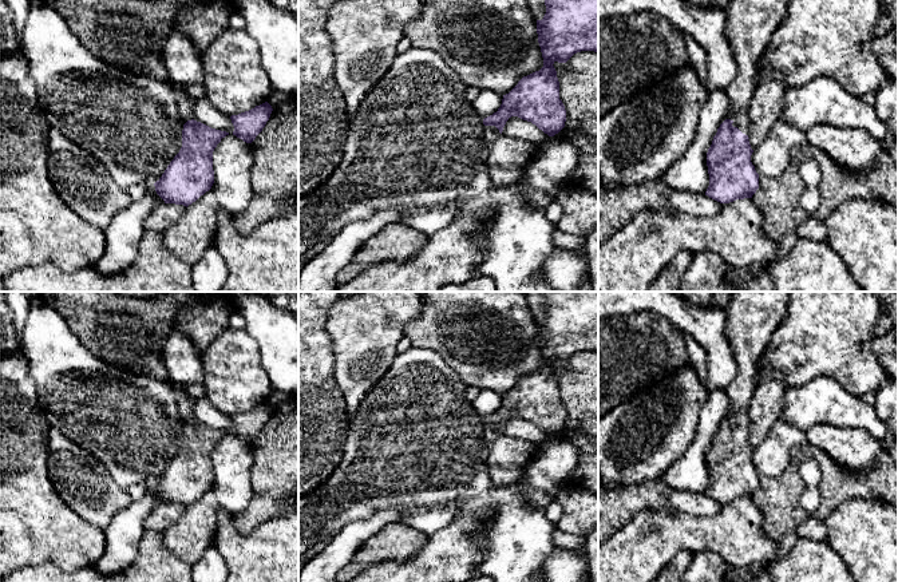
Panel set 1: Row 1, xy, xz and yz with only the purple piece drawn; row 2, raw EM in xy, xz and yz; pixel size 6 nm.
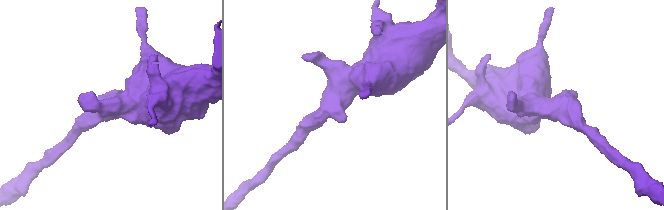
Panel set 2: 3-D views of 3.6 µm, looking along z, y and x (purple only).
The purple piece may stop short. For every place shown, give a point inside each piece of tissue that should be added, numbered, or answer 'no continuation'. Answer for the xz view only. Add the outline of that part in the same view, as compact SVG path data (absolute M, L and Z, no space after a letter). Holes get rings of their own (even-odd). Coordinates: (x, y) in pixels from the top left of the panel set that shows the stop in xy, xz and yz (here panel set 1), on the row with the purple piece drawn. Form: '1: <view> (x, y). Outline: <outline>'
1: xz (491, 133). Outline: M484 126L484 139L488 144L501 135L502 134L495 126Z

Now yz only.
1: yz (750, 24). Outline: M731 0L725 9L725 36L737 63L737 74L725 88L727 95L740 108L740 118L732 126L748 135L747 110L753 95L756 62L766 52L774 33L787 15L788 0Z

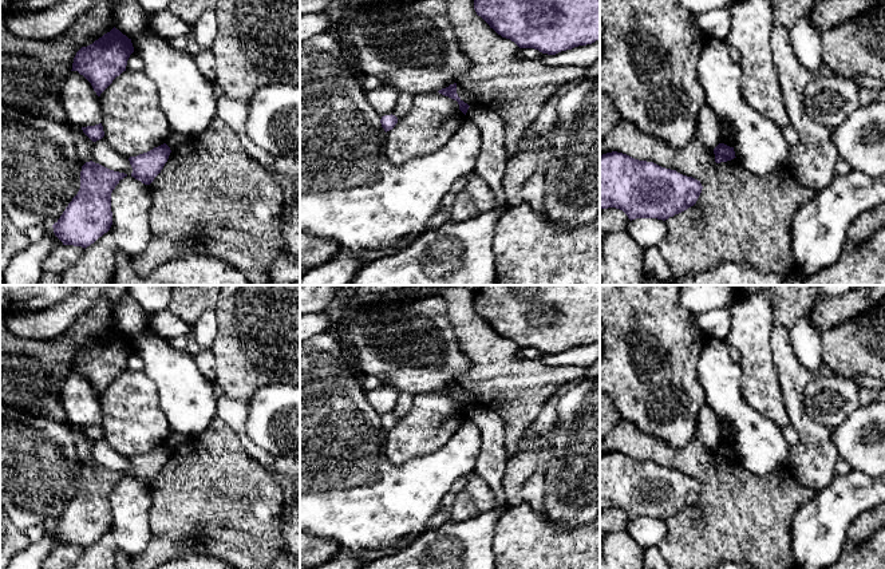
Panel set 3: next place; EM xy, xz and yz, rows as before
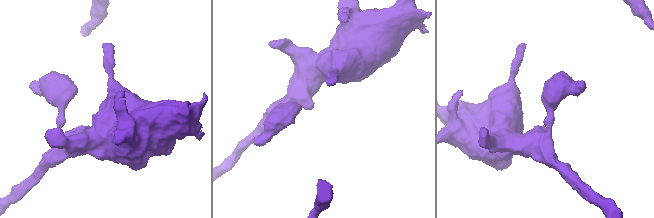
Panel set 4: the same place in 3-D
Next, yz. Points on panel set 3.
no continuation

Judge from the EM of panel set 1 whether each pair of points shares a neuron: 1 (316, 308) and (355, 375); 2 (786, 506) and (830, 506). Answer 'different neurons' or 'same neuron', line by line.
1: different neurons
2: same neuron

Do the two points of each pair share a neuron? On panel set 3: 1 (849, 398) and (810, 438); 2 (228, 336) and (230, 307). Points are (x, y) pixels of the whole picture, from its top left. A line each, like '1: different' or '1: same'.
1: different
2: same

